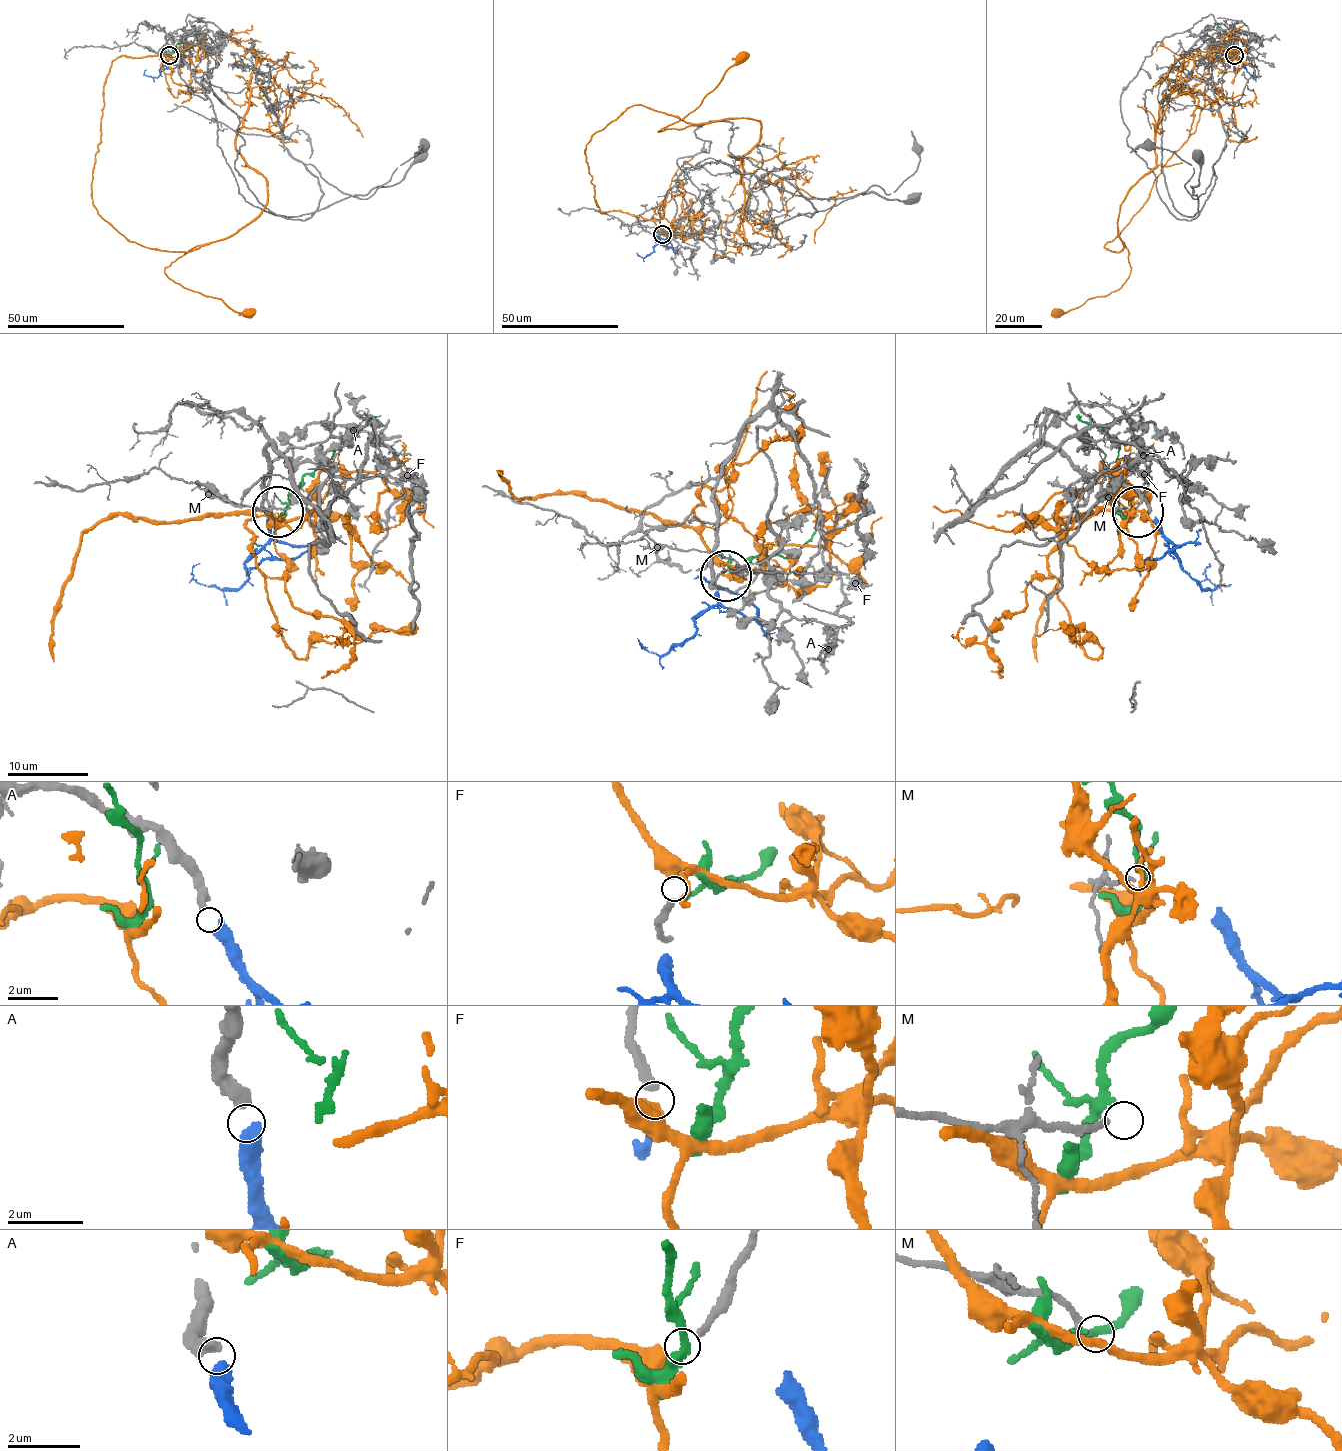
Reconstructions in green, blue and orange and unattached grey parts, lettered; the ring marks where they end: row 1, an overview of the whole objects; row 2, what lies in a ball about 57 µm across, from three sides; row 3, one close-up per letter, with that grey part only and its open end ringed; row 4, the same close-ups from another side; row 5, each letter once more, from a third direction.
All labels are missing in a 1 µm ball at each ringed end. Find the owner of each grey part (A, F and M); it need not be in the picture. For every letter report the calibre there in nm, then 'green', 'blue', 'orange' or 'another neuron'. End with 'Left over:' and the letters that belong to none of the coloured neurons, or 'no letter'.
A: 360 nm | blue
F: 240 nm | another neuron
M: 140 nm | another neuron
Left over: F, M

